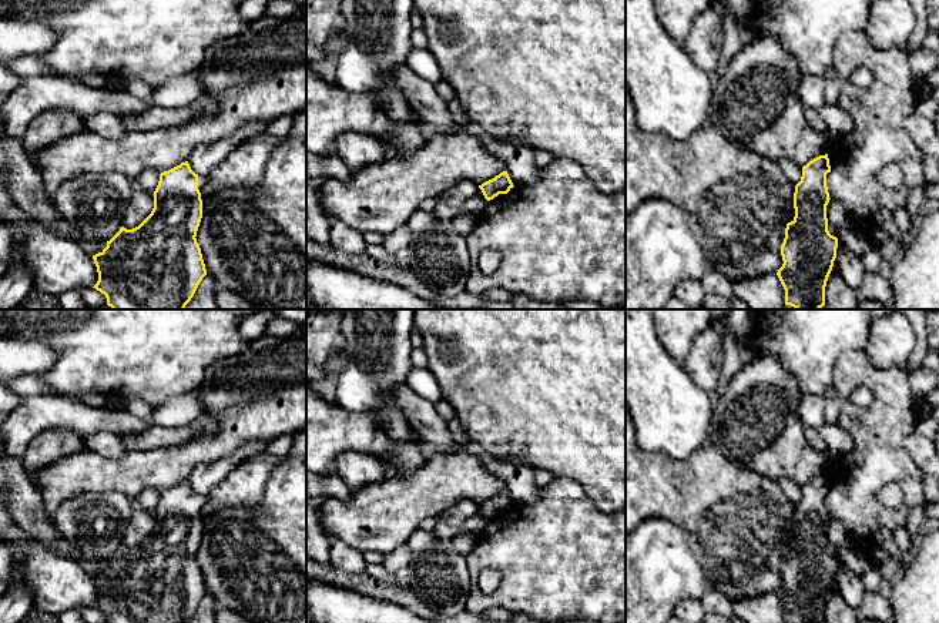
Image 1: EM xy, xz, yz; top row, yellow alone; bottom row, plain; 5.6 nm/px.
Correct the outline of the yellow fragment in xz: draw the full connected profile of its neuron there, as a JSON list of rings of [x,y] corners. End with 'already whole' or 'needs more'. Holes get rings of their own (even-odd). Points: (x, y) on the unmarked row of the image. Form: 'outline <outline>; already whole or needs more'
outline [[[503,490],[499,495],[496,495],[494,498],[479,505],[479,508],[482,509],[484,518],[487,520],[493,519],[499,513],[507,513],[513,506],[514,505],[513,505],[507,490]]]; already whole

